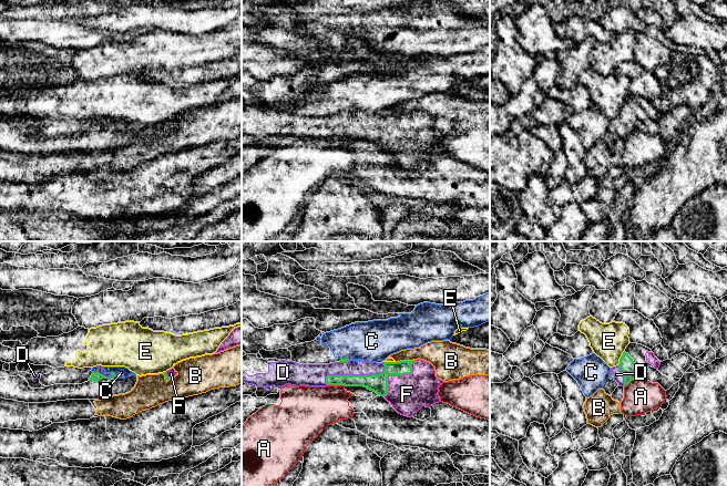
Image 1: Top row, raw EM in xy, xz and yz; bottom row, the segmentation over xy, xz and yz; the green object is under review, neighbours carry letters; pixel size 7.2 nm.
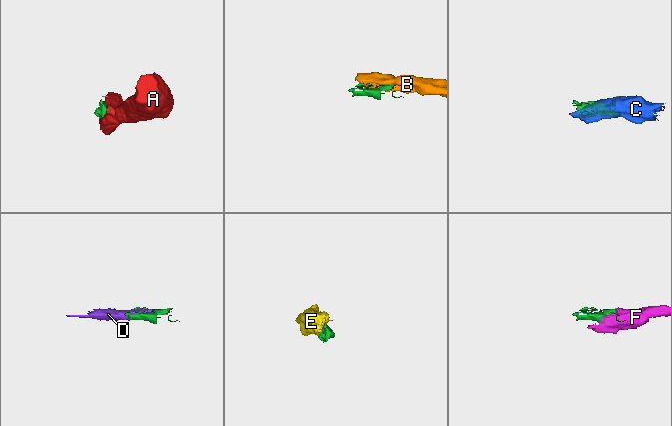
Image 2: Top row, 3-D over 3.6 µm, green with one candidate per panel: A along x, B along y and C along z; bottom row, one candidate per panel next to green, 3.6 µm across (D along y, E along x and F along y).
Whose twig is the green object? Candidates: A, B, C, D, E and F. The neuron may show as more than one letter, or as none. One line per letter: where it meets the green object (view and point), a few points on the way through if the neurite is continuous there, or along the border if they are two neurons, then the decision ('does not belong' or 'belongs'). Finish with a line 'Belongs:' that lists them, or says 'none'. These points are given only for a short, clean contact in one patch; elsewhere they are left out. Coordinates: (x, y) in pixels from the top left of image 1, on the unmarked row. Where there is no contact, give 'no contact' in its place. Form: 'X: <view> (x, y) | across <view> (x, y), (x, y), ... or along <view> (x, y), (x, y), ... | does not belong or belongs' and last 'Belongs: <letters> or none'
A: xz (336, 136) | along xz (327, 136), (345, 137) | does not belong
B: xz (405, 113) | along xz (413, 111), (396, 114) | does not belong
C: xy (114, 125) | along xy (110, 124), (113, 124), (118, 130) | does not belong
D: xz (355, 127) | belongs
E: yz (621, 110) | does not belong
F: xz (396, 126) | belongs
Belongs: D, F

